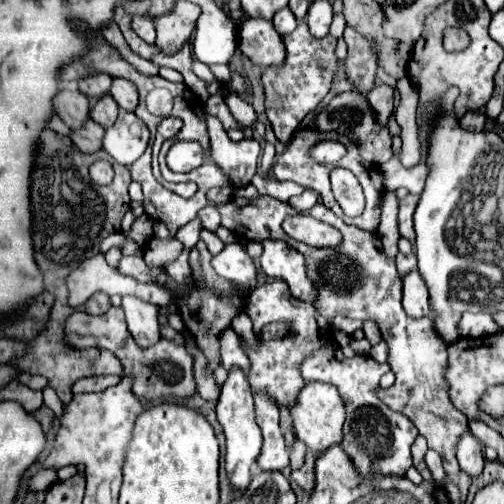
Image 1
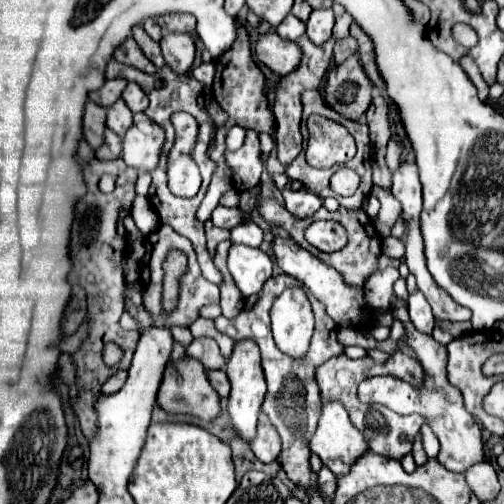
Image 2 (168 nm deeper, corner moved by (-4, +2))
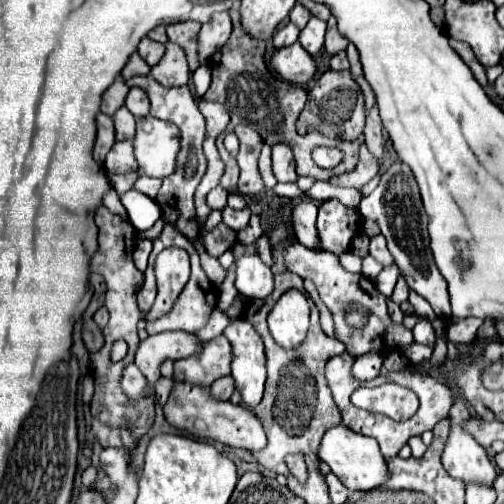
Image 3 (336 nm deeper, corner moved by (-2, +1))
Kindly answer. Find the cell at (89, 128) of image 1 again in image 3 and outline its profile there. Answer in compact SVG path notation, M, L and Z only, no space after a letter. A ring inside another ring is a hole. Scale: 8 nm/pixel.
M122 140L122 142L116 142L108 156L106 156L106 162L104 162L106 170L108 172L128 172L128 170L136 170L136 160L134 160L134 148L132 148L132 142L130 140Z

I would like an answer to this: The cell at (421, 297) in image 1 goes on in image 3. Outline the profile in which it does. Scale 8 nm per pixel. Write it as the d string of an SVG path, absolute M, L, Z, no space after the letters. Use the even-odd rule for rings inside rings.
M418 316L418 324L412 328L412 334L414 334L414 342L418 344L426 344L426 346L434 346L436 342L436 334L434 334L434 328L430 326L430 322L422 316Z

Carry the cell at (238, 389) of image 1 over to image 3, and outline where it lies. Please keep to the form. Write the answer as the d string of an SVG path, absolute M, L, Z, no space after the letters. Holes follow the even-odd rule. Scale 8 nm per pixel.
M232 320L224 330L232 344L232 378L242 396L244 408L252 410L260 404L266 382L266 358L262 338L248 320Z

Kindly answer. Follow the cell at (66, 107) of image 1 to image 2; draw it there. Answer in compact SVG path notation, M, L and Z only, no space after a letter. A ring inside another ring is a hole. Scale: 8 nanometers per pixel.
M88 101L84 111L84 139L92 149L102 147L106 131L106 109Z

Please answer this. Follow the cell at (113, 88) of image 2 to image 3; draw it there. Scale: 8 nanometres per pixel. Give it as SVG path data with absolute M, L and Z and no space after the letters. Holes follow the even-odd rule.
M116 78L114 84L102 94L102 104L100 104L100 110L108 116L112 116L122 104L124 104L124 98L128 94L128 84L124 82L124 78Z

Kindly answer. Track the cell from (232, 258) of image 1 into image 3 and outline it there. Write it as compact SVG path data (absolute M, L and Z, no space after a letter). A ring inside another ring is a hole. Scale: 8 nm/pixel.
M256 254L236 260L236 290L246 298L266 298L272 292L272 270Z

